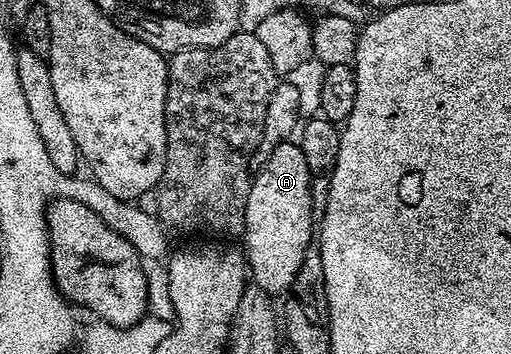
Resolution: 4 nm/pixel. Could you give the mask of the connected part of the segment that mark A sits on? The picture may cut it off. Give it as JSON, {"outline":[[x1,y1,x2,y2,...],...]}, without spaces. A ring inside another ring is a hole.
{"outline":[[298,142,279,143,260,171,254,172,249,201,245,205,245,225,241,236,250,278,268,293,286,292,313,247,311,218,311,178,305,153],[243,242,243,243,242,243]]}

